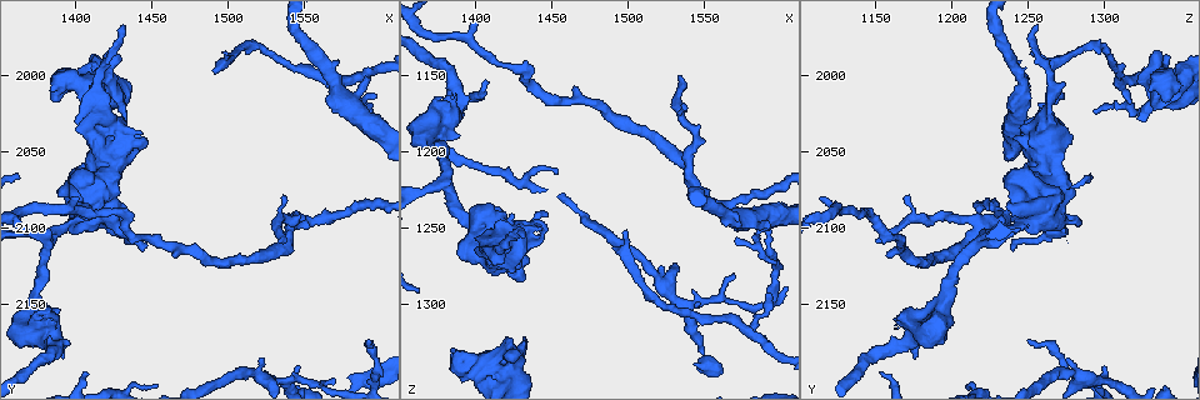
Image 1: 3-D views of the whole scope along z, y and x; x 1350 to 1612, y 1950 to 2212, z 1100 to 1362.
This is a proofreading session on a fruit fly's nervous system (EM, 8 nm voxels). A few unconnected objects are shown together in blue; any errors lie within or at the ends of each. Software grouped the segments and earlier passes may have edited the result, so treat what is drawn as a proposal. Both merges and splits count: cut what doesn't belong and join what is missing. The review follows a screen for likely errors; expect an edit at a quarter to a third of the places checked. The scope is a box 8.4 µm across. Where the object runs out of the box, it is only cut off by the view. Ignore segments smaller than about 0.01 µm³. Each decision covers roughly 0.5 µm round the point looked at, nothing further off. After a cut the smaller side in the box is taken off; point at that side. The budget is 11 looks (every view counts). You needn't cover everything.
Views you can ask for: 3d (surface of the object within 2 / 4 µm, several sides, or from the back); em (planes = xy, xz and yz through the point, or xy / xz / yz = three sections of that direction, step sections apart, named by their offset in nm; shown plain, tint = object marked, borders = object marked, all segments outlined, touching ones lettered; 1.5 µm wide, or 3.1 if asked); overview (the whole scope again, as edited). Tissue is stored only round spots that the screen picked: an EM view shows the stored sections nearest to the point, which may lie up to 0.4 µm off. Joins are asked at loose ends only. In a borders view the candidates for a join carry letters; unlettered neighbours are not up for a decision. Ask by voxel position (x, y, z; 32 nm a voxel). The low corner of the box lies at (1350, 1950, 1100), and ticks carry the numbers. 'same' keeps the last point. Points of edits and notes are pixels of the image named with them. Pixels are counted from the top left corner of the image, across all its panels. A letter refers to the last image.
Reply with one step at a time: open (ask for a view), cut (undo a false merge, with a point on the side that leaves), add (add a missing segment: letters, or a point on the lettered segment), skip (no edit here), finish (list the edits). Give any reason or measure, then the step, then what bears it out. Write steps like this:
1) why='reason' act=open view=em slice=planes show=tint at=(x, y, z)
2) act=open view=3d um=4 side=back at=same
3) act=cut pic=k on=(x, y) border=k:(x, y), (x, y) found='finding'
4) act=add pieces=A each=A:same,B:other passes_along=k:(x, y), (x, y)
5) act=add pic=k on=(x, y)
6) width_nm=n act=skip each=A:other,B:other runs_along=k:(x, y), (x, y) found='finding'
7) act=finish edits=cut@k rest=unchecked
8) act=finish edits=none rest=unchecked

why='tapers out' act=open view=em slice=planes show=borders at=(1434, 1968, 1256)

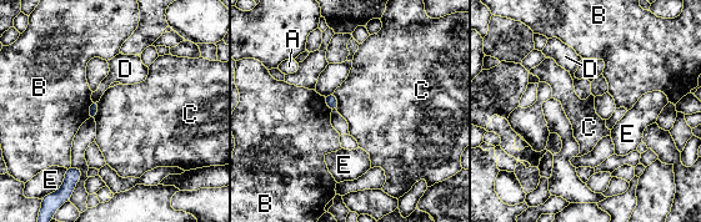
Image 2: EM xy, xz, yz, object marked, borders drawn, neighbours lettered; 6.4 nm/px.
longest_contact=C:140nm act=skip each=A:other,B:other,C:other,D:other,E:other border=2:(99, 101), (95, 121) found='no lettered segment goes on from it'

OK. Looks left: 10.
why='free end' act=open view=3d um=2 at=(1430, 2028, 1322)

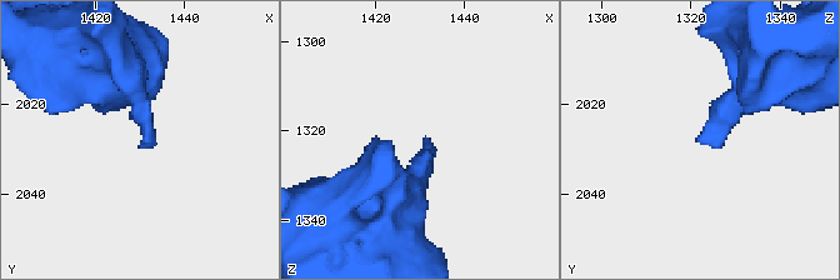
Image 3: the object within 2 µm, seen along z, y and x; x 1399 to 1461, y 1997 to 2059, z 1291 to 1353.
act=open view=em slice=planes show=borders at=(1431, 2028, 1323)

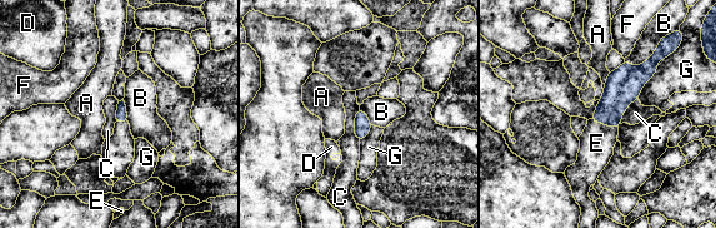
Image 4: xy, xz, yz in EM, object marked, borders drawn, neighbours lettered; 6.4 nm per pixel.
act=add pieces=E each=A:other,B:other,C:other,D:other,E:same,F:other,G:other passes_along=4:(620, 90), (604, 124), (596, 143) found='it goes on there'

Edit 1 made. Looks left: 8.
why='stops while still wide' act=open view=em slice=yz step=8 show=tint at=(1406, 2094, 1238)

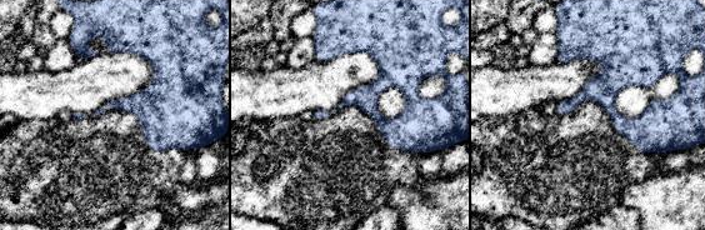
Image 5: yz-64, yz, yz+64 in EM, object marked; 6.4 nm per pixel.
act=open view=em slice=planes show=borders at=same

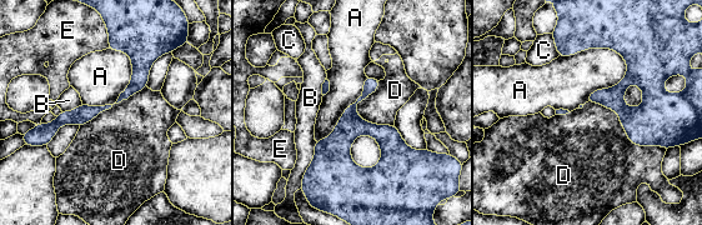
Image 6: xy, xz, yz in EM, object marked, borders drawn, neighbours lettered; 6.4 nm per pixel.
longest_contact=A:460nm act=skip each=A:other,B:other,C:other,D:other,E:other runs_along=6:(375, 81), (327, 143) found='none of them fits'

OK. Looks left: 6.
act=open view=3d um=2 at=(1592, 2002, 1246)

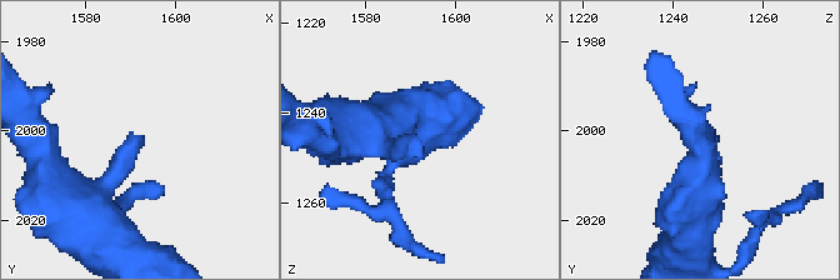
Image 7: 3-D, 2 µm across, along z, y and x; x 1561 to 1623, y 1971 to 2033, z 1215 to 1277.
why='now the EM' act=open view=em slice=planes show=borders at=(1590, 2001, 1248)

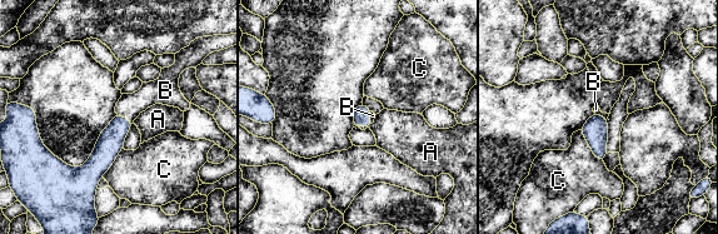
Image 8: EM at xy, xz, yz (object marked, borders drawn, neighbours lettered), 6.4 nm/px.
act=add pieces=B each=A:other,B:same,C:other passes_along=8:(110, 142), (124, 118), (130, 105) found='it goes on there'

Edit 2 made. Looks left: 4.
act=finish edits=add@4,add@8 rest=unchecked

